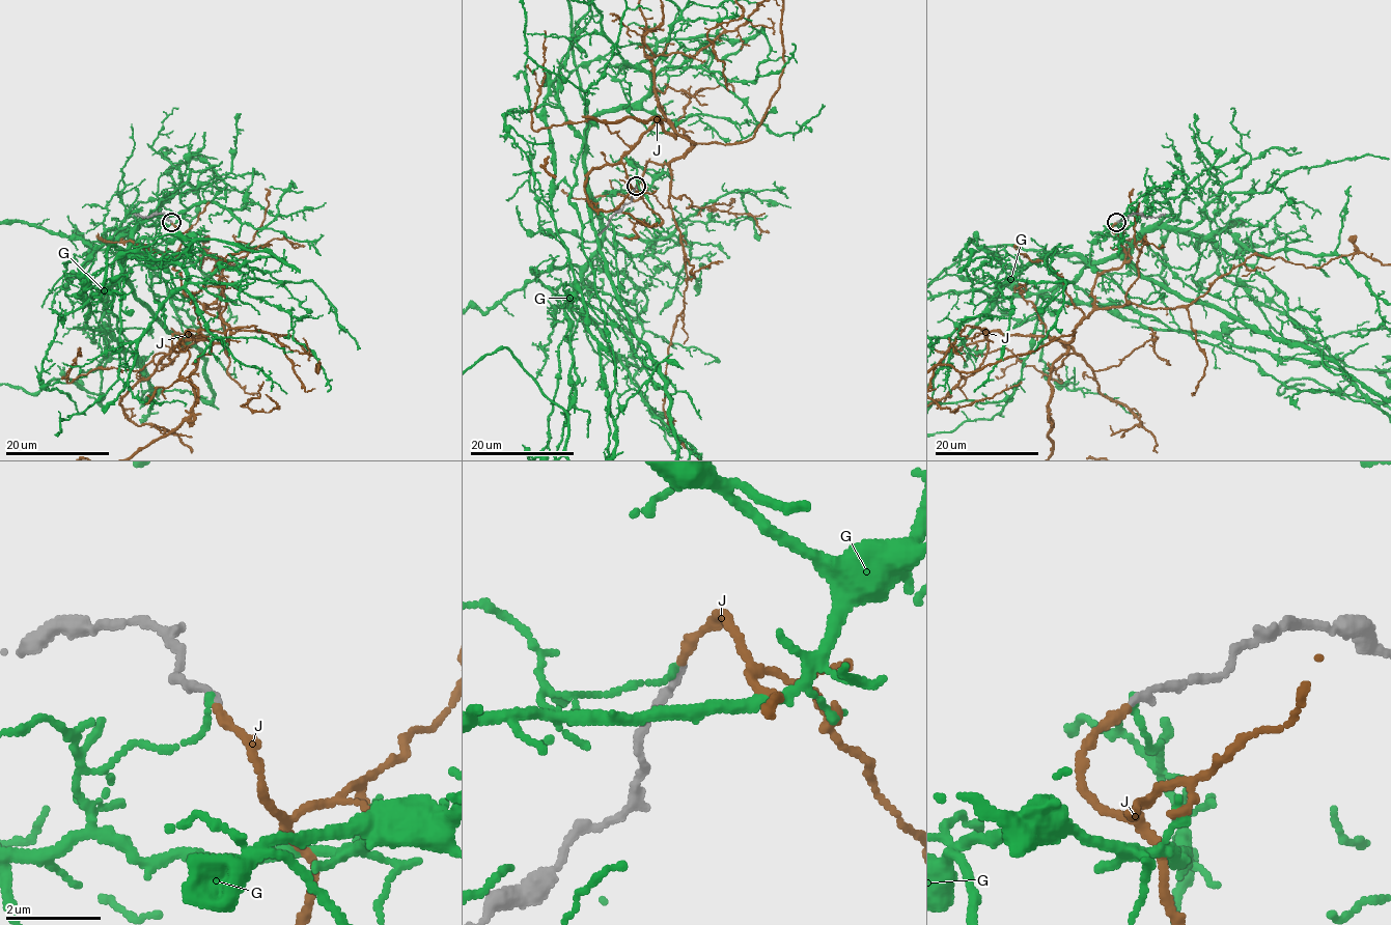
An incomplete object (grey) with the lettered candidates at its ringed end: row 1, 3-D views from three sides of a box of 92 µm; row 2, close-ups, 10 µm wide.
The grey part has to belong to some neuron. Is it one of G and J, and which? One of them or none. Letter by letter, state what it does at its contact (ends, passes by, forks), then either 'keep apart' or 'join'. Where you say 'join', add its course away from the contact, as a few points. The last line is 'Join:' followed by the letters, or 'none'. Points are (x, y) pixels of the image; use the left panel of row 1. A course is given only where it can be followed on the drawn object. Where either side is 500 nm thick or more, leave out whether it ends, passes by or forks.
G: it ends; keep apart
J: it ends; join; course (170, 222), (185, 292), (232, 332), (289, 335), (320, 362)
Join: J

